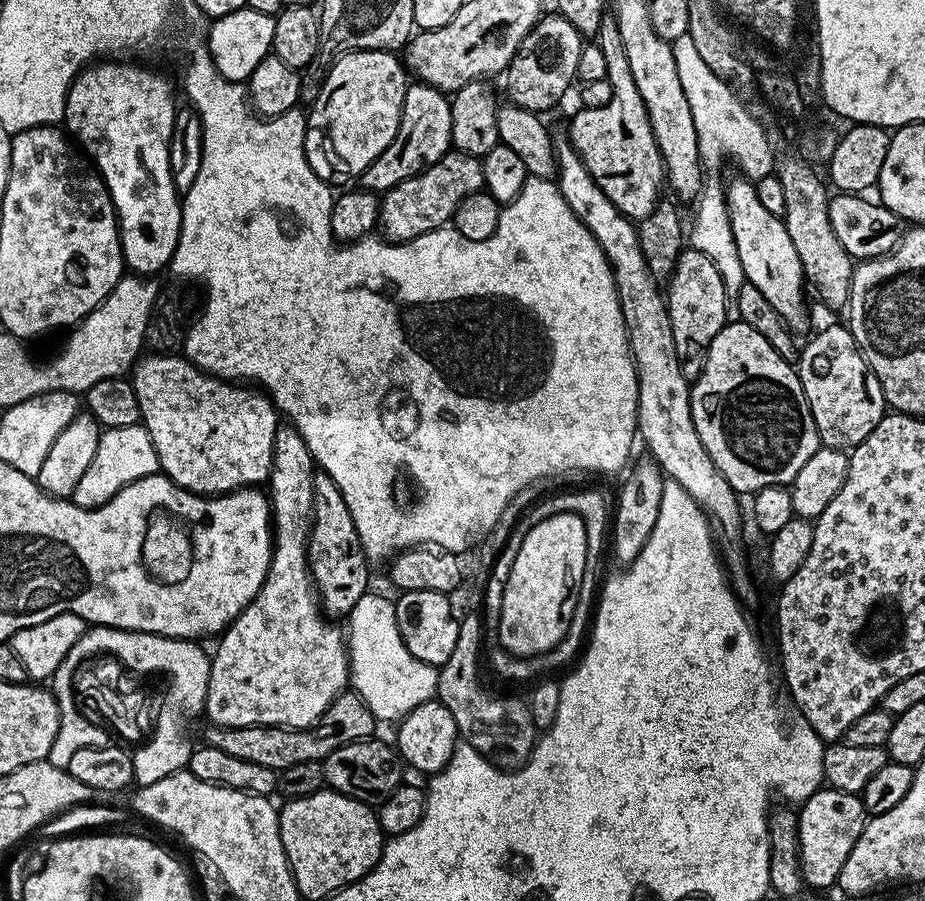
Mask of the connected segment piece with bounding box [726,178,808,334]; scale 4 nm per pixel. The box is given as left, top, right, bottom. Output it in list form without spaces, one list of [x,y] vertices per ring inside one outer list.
[[[748,178],[740,179],[744,180],[729,179],[726,191],[734,246],[738,246],[738,259],[742,262],[744,279],[762,290],[766,302],[770,302],[770,306],[778,310],[793,333],[801,334],[808,328],[808,312],[804,309],[806,277],[798,258],[798,250],[794,250],[794,242],[790,242],[790,234],[783,219],[770,214],[770,210],[762,206],[762,198],[758,198],[755,183]]]

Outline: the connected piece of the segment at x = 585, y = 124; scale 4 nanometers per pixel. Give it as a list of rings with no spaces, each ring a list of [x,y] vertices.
[[[604,14],[599,20],[598,43],[606,57],[606,74],[612,97],[601,108],[581,107],[568,128],[567,139],[580,155],[586,170],[590,170],[590,178],[598,182],[598,190],[614,202],[622,215],[639,222],[653,212],[661,199],[660,187],[663,189],[666,184],[664,159],[658,150],[642,94],[638,94],[638,86],[634,86],[634,74],[630,74],[626,46],[622,46],[615,15]]]

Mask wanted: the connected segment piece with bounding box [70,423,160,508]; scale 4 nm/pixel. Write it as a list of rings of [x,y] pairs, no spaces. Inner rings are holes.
[[[141,423],[105,429],[100,435],[98,451],[89,468],[82,473],[78,486],[74,486],[74,494],[70,499],[73,504],[83,508],[97,508],[110,502],[110,498],[114,498],[118,490],[147,476],[157,475],[159,469],[160,463],[153,440]]]

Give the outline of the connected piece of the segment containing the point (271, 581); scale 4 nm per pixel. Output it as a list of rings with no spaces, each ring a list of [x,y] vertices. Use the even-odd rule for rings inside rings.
[[[284,422],[279,425],[274,434],[274,454],[272,455],[272,469],[266,481],[266,492],[270,497],[272,505],[272,557],[266,578],[258,590],[258,594],[242,610],[242,614],[237,620],[232,621],[224,629],[219,637],[220,645],[216,648],[216,653],[211,653],[210,667],[208,670],[208,693],[204,699],[203,711],[208,712],[213,725],[222,728],[233,728],[234,726],[254,726],[255,724],[275,724],[278,728],[311,728],[316,723],[323,712],[332,704],[333,700],[345,691],[350,684],[350,673],[348,671],[348,645],[343,631],[335,628],[333,621],[325,616],[318,599],[318,593],[312,582],[312,574],[308,571],[308,531],[312,525],[312,507],[314,506],[314,474],[318,471],[318,465],[313,460],[306,442],[298,430],[291,424]]]

